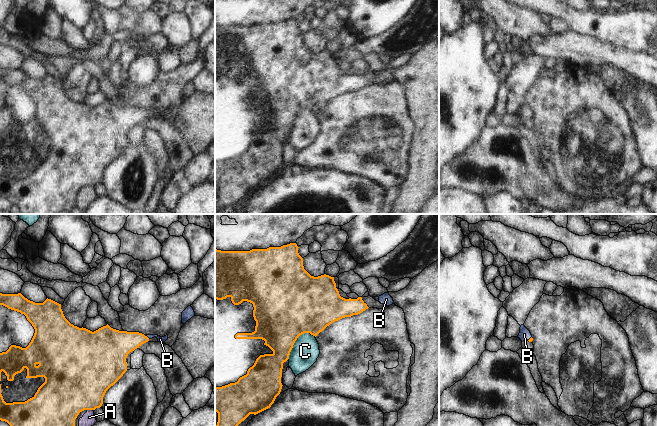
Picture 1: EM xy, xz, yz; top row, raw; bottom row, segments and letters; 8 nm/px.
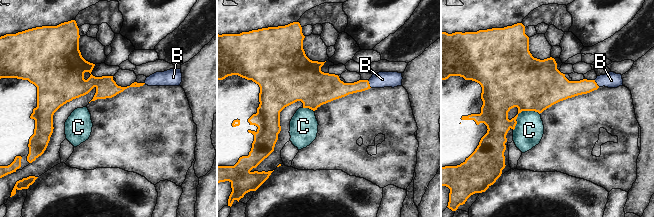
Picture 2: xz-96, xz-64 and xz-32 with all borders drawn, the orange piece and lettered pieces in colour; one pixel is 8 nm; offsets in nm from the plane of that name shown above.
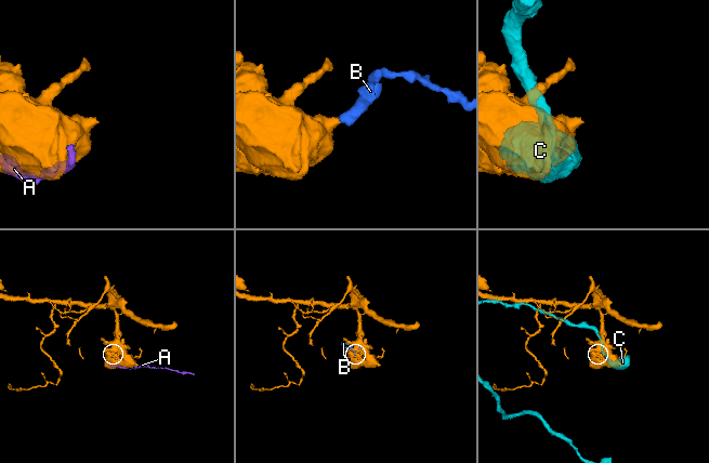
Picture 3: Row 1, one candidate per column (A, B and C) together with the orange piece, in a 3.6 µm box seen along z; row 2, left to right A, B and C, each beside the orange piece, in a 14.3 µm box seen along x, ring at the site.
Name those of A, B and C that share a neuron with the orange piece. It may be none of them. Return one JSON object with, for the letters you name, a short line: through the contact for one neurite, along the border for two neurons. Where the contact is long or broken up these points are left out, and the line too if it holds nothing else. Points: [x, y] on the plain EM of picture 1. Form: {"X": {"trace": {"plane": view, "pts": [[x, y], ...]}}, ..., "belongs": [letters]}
{"B": {"trace": {"plane": "xy", "pts": [[116, 120], [146, 112], [157, 112], [160, 115]]}}, "belongs": ["B"]}

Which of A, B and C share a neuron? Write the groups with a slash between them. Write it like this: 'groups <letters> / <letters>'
groups A / B / C

